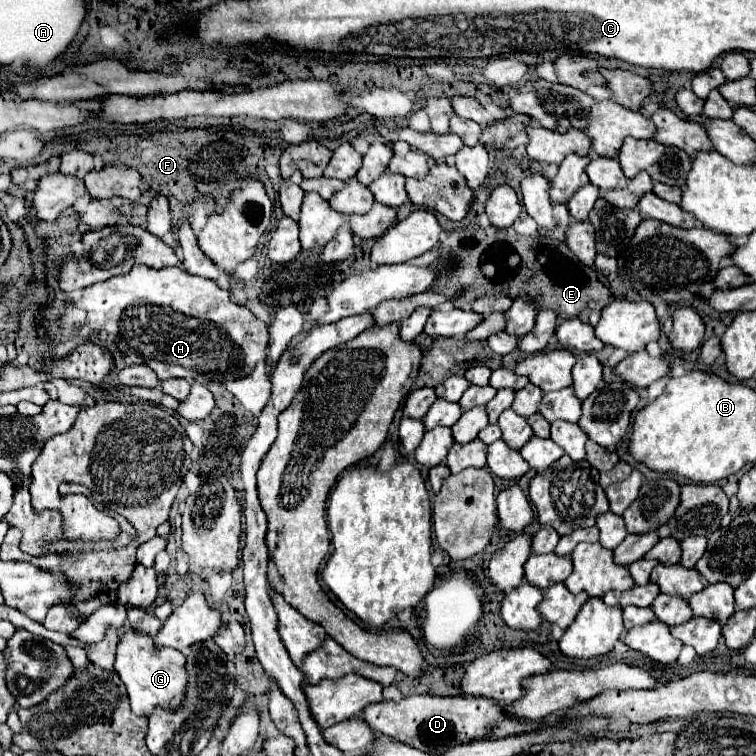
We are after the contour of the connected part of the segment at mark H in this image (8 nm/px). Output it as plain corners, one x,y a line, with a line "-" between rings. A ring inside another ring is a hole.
132,265
132,269
124,275
110,277
102,283
94,283
84,289
78,301
70,301
72,305
86,311
84,325
90,327
92,333
106,331
116,333
120,337
120,351
136,353
136,357
144,359
160,379
168,377
184,377
184,379
206,379
206,381
226,381
248,375
258,361
266,359
268,347
268,327
256,315
252,315
246,307
230,301
230,293
220,289
214,281
190,275
180,267
166,269
148,269
146,265

